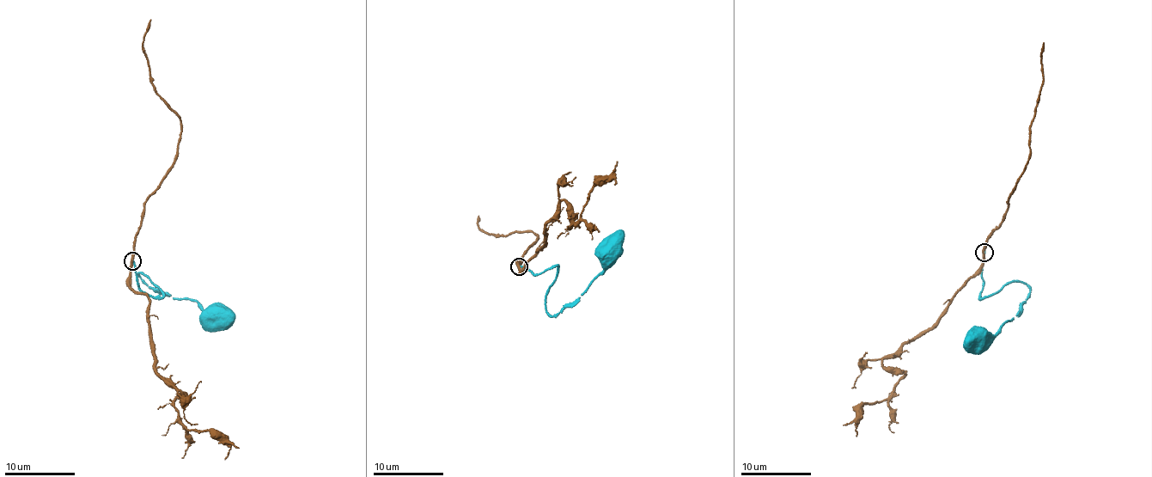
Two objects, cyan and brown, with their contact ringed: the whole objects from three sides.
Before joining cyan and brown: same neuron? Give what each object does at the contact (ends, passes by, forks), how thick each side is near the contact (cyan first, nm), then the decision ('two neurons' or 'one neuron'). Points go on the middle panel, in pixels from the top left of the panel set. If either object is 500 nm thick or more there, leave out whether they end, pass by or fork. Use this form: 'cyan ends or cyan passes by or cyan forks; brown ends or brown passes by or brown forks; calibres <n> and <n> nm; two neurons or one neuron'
cyan ends; brown passes by; calibres 240 and 280 nm; two neurons

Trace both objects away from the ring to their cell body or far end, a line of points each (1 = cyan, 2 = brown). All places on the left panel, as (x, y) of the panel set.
1: (131, 261), (137, 286), (149, 295), (161, 297), (139, 272), (173, 298), (197, 303), (213, 321)
2: (131, 261), (131, 285), (148, 297), (155, 366), (182, 393), (179, 421), (210, 430), (230, 448), (224, 459)

